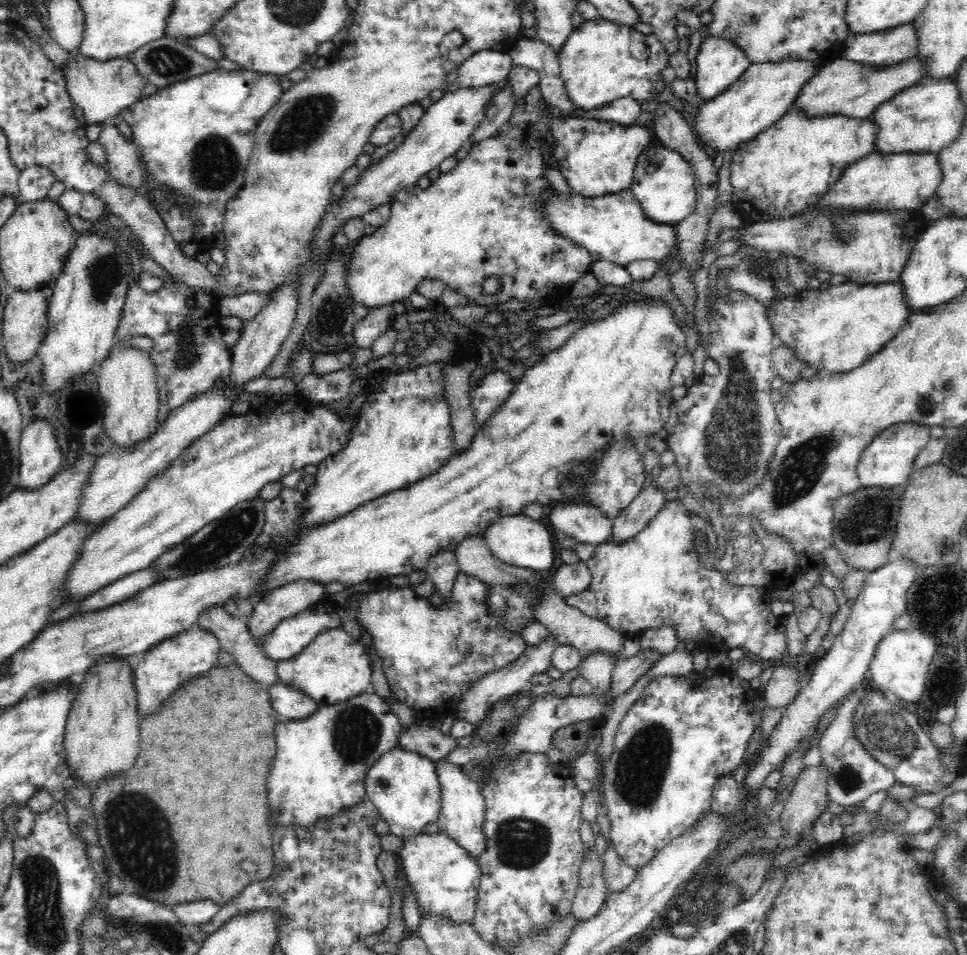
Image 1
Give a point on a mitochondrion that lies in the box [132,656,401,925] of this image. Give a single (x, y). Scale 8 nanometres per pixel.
(358, 733)

